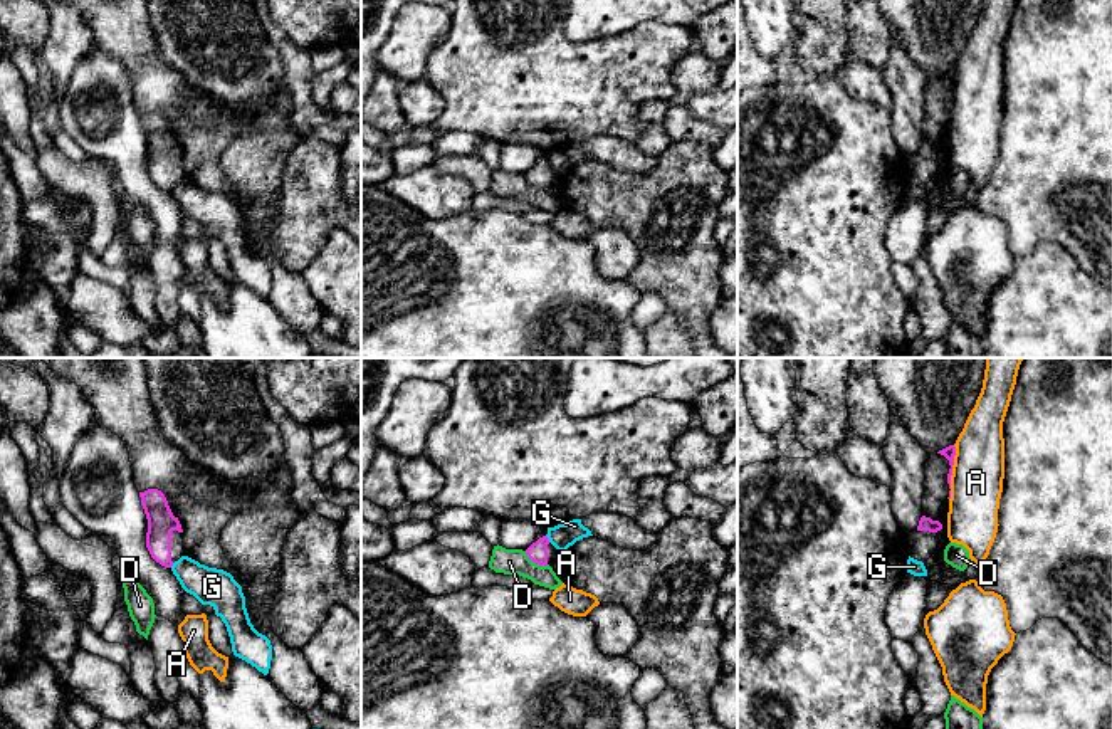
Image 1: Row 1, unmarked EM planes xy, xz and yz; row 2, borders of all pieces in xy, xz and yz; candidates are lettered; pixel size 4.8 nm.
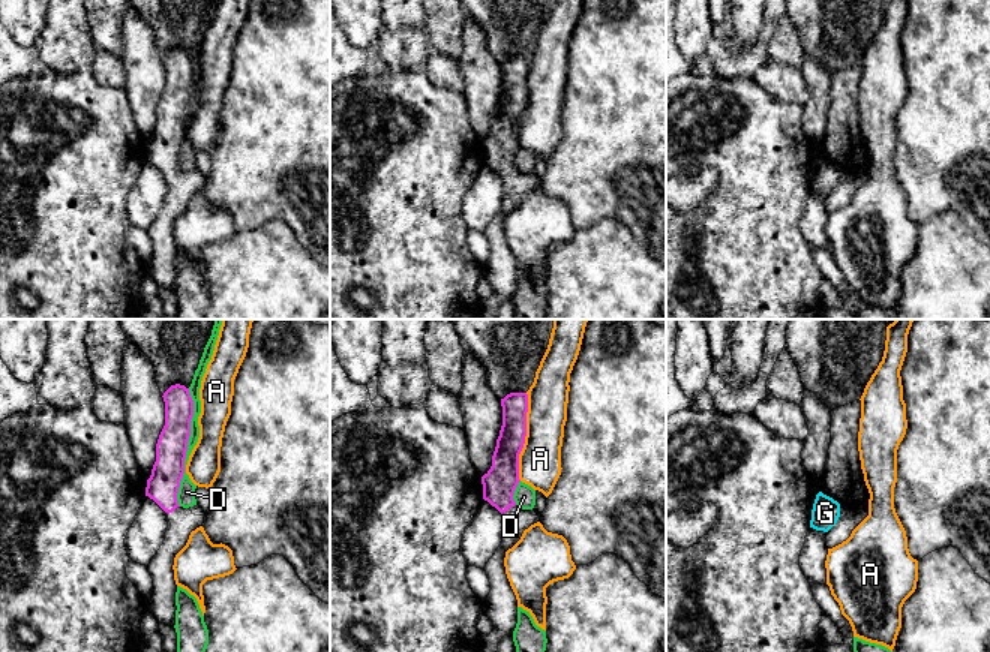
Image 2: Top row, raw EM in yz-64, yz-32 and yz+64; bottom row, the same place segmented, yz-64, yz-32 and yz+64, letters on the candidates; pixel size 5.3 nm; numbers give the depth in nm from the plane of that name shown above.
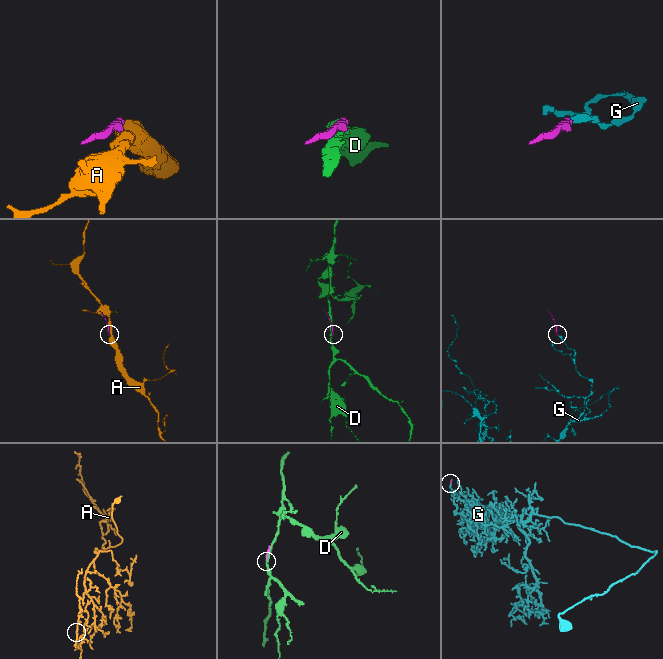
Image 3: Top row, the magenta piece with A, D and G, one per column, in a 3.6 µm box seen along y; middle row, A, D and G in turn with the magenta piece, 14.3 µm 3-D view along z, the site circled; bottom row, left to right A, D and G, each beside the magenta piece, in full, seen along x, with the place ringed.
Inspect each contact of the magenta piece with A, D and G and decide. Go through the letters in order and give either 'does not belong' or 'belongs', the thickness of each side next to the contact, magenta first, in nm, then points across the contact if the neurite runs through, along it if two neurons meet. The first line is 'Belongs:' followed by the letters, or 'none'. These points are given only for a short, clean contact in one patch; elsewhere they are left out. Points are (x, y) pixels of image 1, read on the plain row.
Belongs: none
A: does not belong; 60 nm thick on the magenta side, 260 nm on the other; border along yz (954, 69), (949, 111)
D: does not belong; 100 nm thick on the magenta side, 130 nm on the other
G: does not belong; 100 nm thick on the magenta side, 120 nm on the other; border along xz (546, 158), (550, 165)

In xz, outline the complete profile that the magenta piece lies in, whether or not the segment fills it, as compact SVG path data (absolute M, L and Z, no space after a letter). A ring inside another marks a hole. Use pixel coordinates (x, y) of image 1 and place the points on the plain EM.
M543 160L526 173L526 178L532 186L548 190L558 181L559 175L549 166L548 160Z

